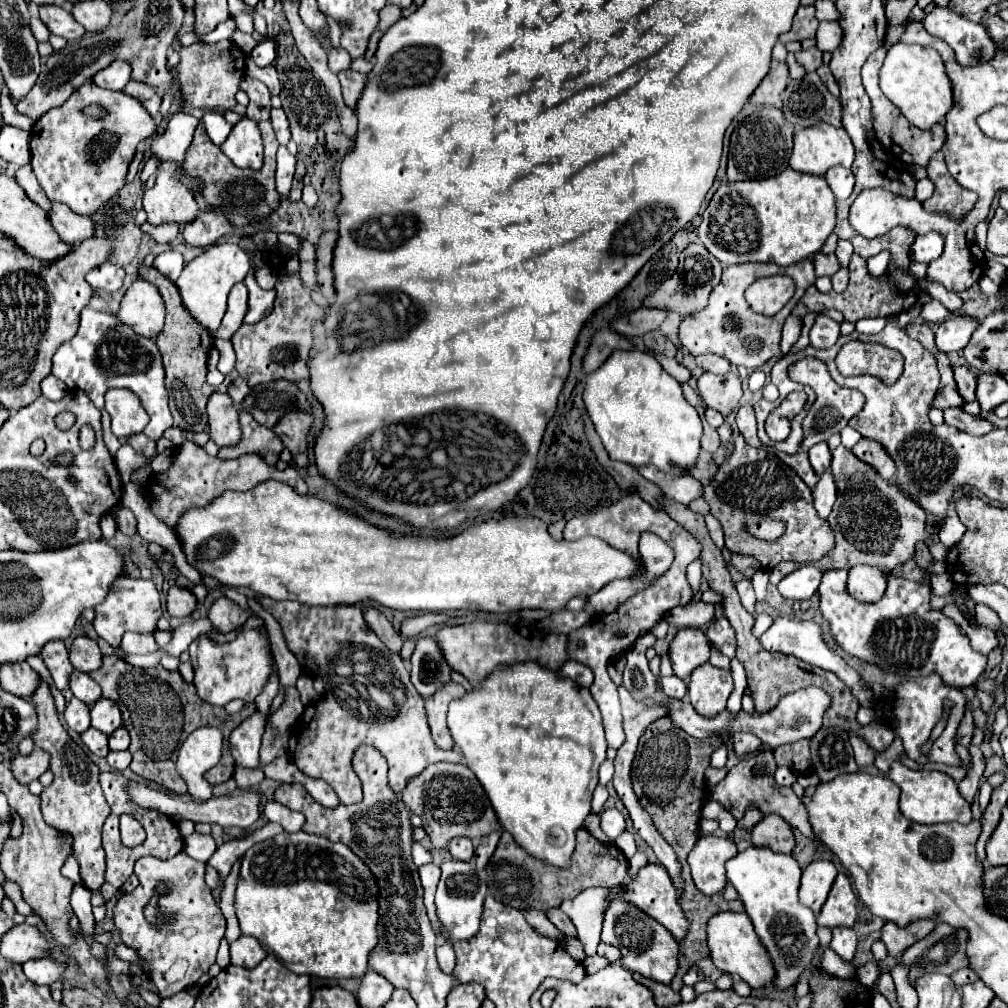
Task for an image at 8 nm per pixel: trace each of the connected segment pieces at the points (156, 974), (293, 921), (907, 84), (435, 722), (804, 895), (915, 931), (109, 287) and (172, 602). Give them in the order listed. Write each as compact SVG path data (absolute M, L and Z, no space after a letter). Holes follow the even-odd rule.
M184 851L166 861L156 857L142 857L134 867L134 873L140 879L138 889L124 895L114 909L114 923L122 941L138 951L138 957L148 967L148 979L158 987L162 997L170 997L184 991L186 987L192 987L204 973L208 973L208 967L214 963L218 945L224 937L226 919L208 885L204 883L204 867L204 863L192 859ZM160 883L166 885L166 893L158 897L158 905L164 913L174 913L176 921L156 929L146 923L142 909L152 899Z
M284 831L244 853L234 907L242 935L256 937L264 951L276 955L292 973L322 979L360 979L368 971L368 957L378 941L378 895L376 877L344 843L332 843L304 831Z
M896 43L880 69L880 89L918 129L932 129L932 125L938 125L954 105L952 81L946 75L940 53L932 47Z
M448 683L448 685L444 685L444 689L438 689L432 699L426 701L426 715L428 715L432 739L436 741L436 745L440 749L454 747L454 741L446 727L446 713L448 713L450 701L454 701L456 697L464 697L464 687L460 687L456 683Z
M814 861L804 869L800 885L800 901L806 907L810 907L816 915L820 913L836 875L838 869L830 861Z
M916 921L904 929L898 929L894 923L884 923L882 927L882 941L888 949L890 957L900 957L910 945L914 945L916 941L924 939L930 931L934 929L932 921Z
M106 263L94 271L90 271L86 275L86 281L97 290L105 290L108 292L117 291L123 284L126 273L122 267Z
M170 587L168 591L168 597L166 597L166 611L170 613L170 617L188 617L192 615L192 611L196 609L196 597L184 589L184 587Z

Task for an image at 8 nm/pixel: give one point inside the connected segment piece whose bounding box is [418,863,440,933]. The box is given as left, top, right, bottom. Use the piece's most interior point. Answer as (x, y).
(429, 874)

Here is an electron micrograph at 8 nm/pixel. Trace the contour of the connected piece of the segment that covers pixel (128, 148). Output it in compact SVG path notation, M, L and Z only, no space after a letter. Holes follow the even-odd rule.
M88 81L64 105L46 111L34 123L30 133L34 175L50 201L60 201L80 215L94 215L96 209L126 185L128 165L134 159L138 143L152 137L156 131L152 129L152 121L154 119L134 97L100 89ZM90 103L110 109L110 117L100 121L86 117L82 107Z

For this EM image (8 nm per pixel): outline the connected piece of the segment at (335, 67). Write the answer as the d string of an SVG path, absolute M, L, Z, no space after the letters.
M332 47L332 53L328 53L328 65L330 65L330 71L332 71L332 73L338 73L338 71L348 69L350 59L352 59L352 57L350 57L344 49Z

